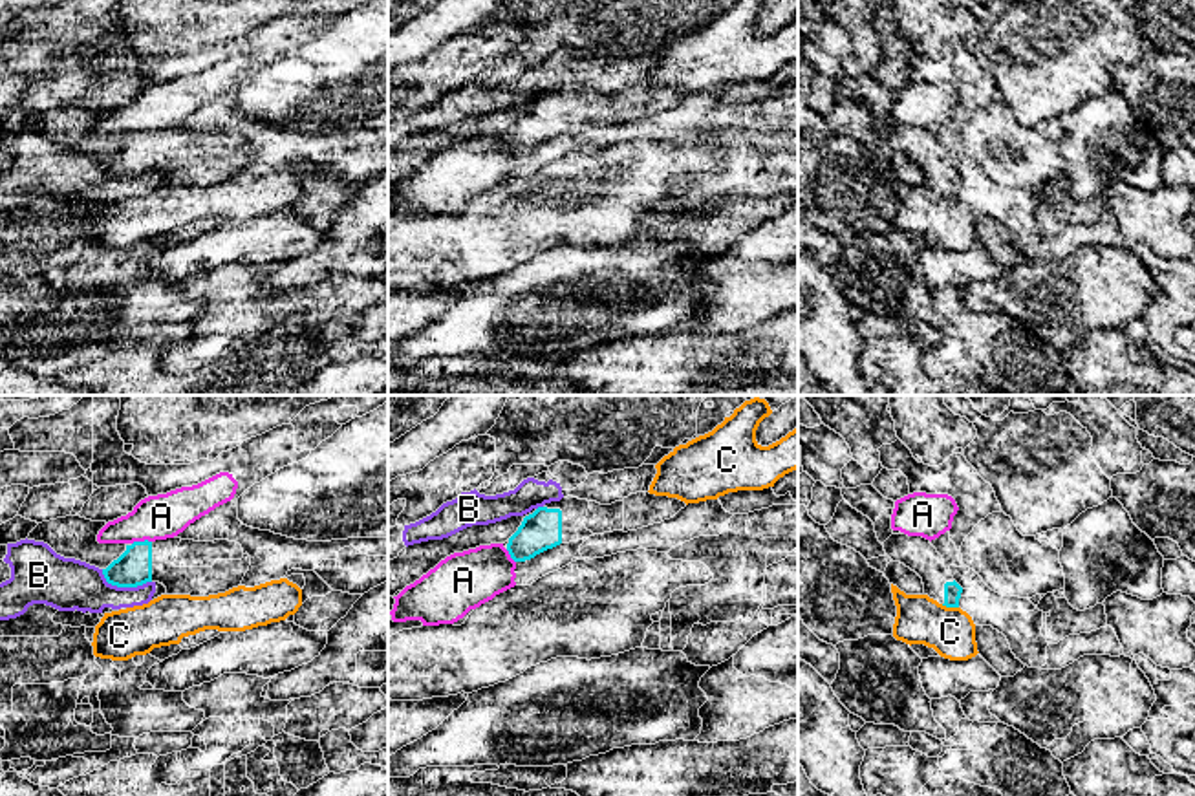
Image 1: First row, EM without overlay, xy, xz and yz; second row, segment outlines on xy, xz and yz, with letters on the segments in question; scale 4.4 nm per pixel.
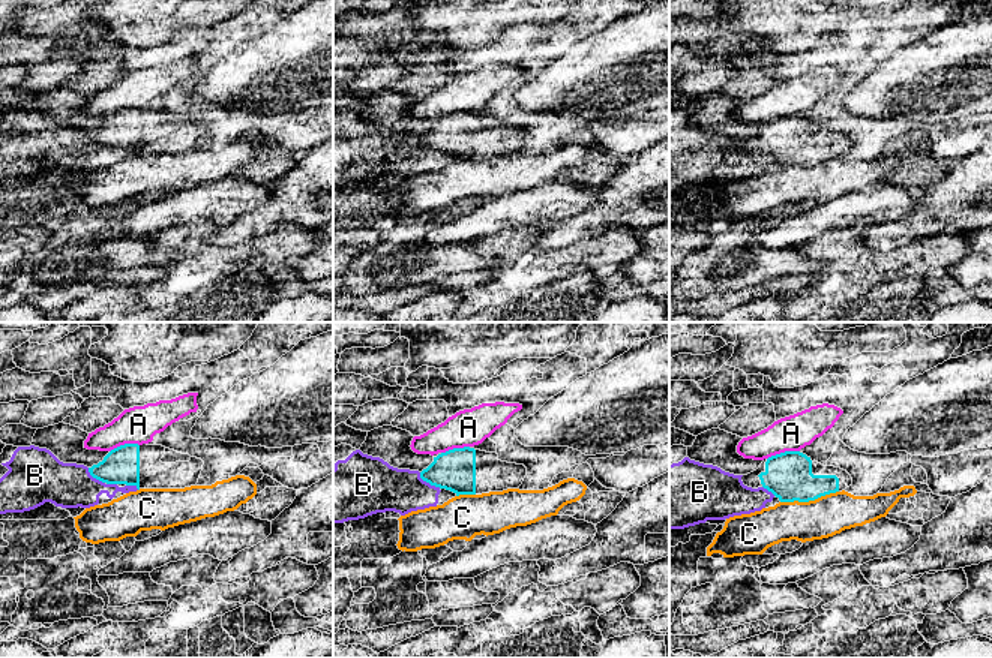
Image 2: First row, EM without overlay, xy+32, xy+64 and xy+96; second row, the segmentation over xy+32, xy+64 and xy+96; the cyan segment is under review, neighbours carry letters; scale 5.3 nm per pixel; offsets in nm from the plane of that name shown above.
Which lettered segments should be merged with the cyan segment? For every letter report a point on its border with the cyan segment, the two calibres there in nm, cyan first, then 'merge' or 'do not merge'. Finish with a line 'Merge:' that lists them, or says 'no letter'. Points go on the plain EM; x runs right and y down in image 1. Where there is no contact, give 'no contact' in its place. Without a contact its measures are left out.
A: xy (141, 132) | 160/200 nm | do not merge
B: xy (123, 176) | 160/240 nm | do not merge
C: yz (950, 196) | 80/220 nm | do not merge
Merge: no letter

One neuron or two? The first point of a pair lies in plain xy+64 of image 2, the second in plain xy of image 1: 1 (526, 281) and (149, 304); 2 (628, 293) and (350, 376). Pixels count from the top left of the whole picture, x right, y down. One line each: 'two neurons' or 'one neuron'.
1: two neurons
2: two neurons

